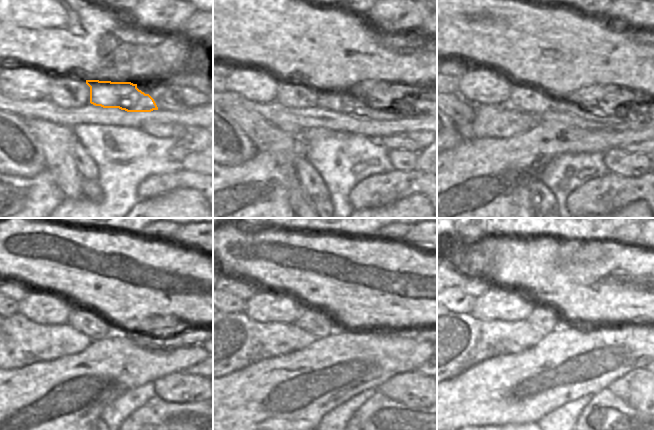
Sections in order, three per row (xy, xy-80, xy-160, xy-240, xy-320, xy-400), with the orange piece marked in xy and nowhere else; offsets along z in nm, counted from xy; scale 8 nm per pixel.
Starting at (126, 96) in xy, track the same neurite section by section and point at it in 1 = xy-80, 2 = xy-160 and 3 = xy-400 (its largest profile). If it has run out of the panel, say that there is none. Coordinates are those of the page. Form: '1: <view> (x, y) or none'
1: xy-80 (347, 101)
2: xy-160 (636, 114)
3: none

